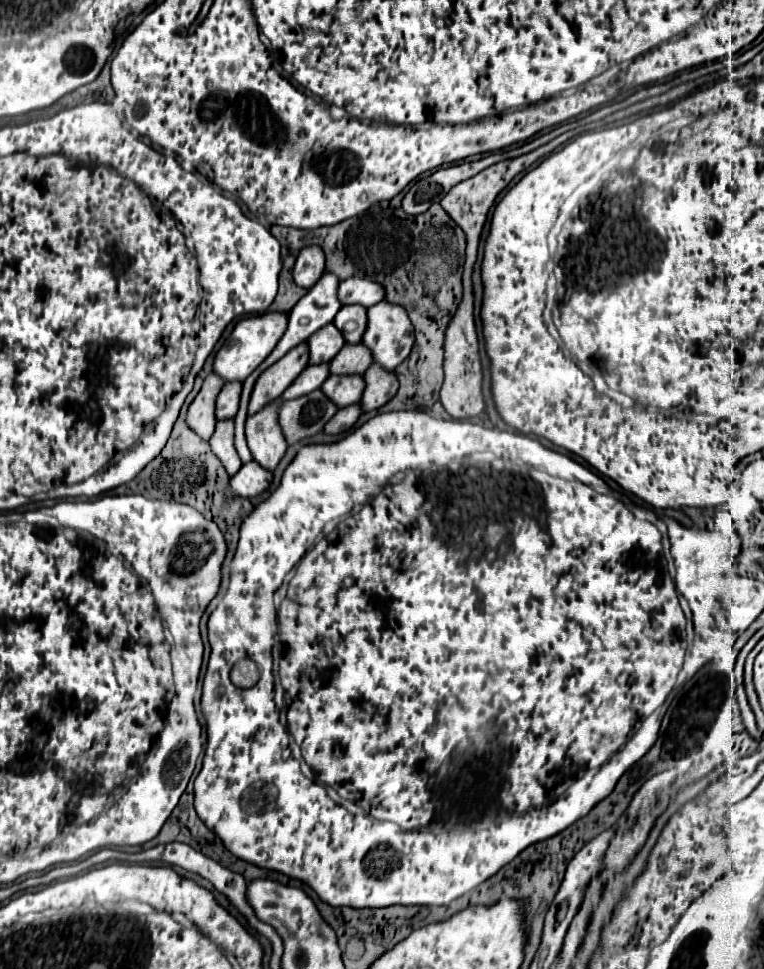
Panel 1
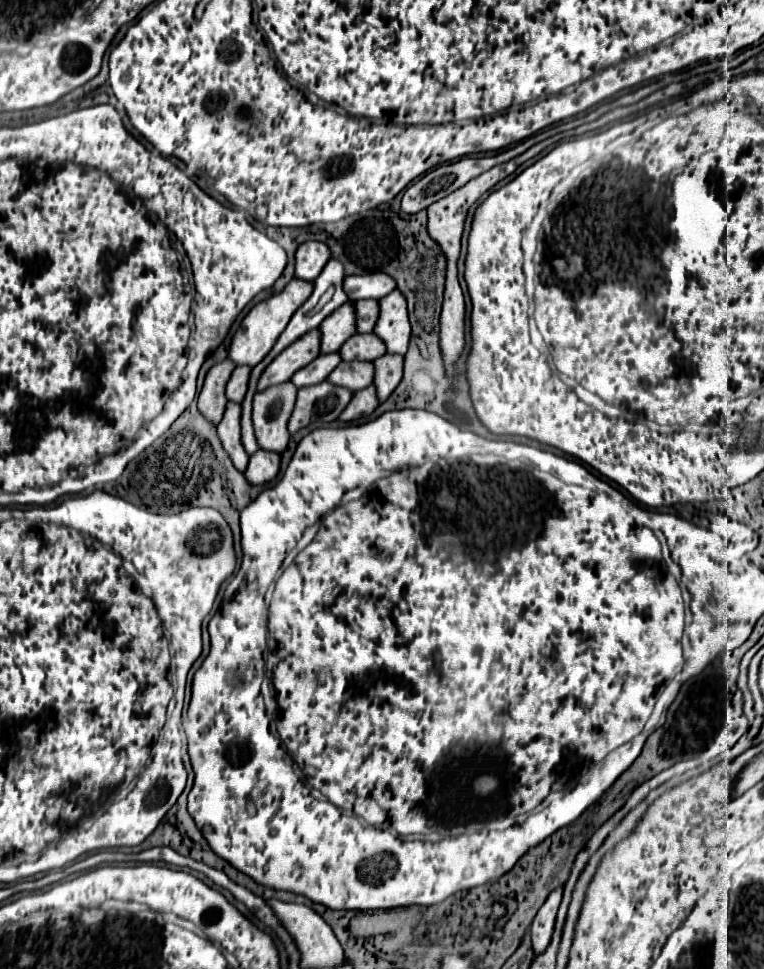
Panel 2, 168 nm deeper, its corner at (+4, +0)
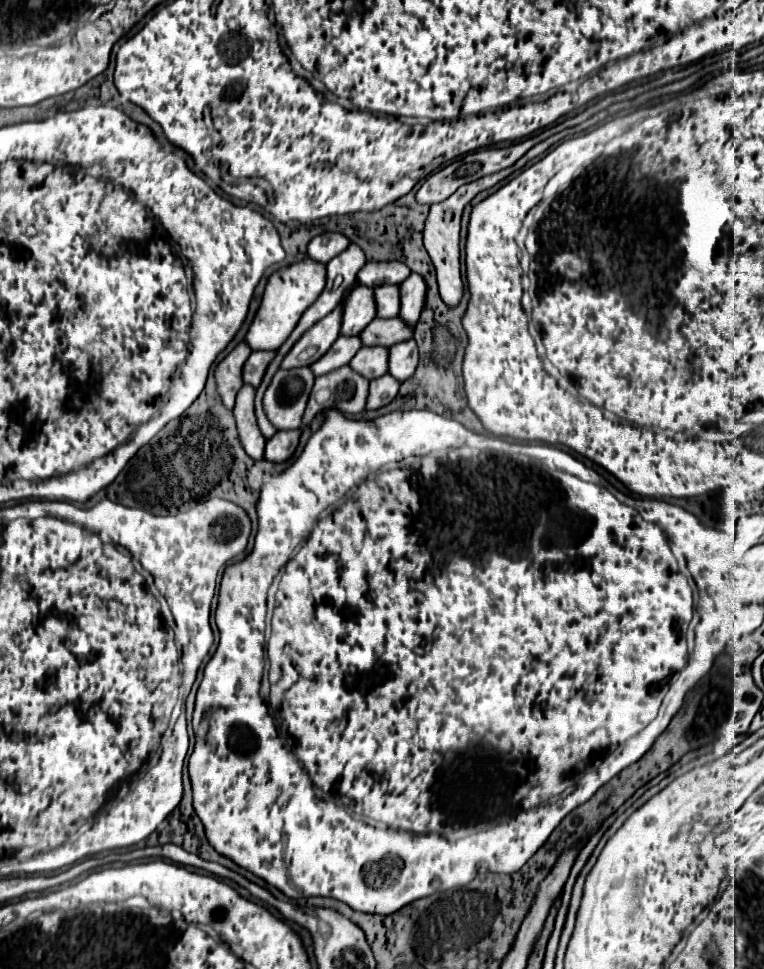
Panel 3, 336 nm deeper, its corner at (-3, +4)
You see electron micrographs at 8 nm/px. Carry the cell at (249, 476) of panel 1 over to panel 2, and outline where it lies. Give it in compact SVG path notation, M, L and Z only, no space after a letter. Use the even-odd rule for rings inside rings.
M257 450L249 460L245 476L247 476L247 480L251 484L257 484L257 486L265 484L265 482L269 482L269 480L273 480L277 476L279 464L281 464L281 454Z

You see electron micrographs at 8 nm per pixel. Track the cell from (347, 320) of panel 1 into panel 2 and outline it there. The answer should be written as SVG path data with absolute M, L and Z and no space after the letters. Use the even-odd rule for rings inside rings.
M357 300L357 332L373 332L375 322L379 318L379 302L377 300Z

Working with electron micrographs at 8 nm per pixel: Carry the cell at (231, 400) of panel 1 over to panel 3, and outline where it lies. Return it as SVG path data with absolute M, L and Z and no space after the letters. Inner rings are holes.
M252 352L250 358L244 364L244 370L242 370L244 384L250 384L250 386L258 388L260 382L262 382L262 376L266 372L266 366L274 358L274 354L276 352Z

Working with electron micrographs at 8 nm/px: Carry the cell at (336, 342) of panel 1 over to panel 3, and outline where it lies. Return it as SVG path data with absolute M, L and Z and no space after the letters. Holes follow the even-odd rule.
M362 284L354 286L346 296L346 300L342 302L340 334L358 336L374 318L376 318L376 304L374 304L372 288Z

